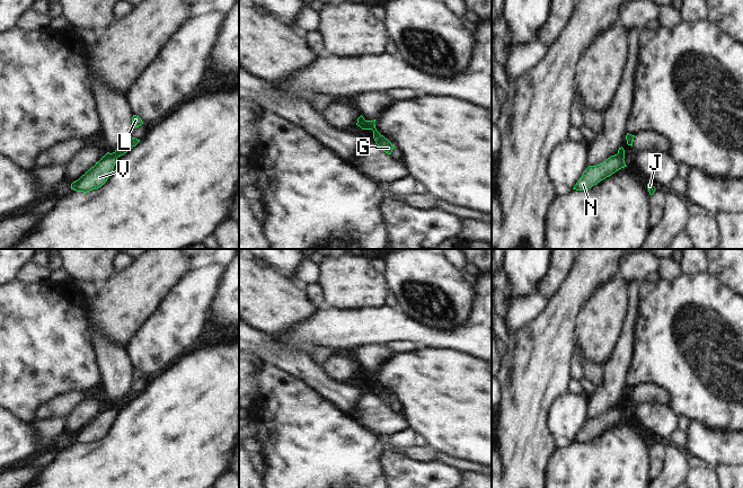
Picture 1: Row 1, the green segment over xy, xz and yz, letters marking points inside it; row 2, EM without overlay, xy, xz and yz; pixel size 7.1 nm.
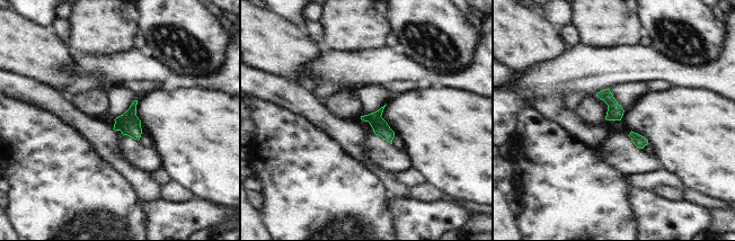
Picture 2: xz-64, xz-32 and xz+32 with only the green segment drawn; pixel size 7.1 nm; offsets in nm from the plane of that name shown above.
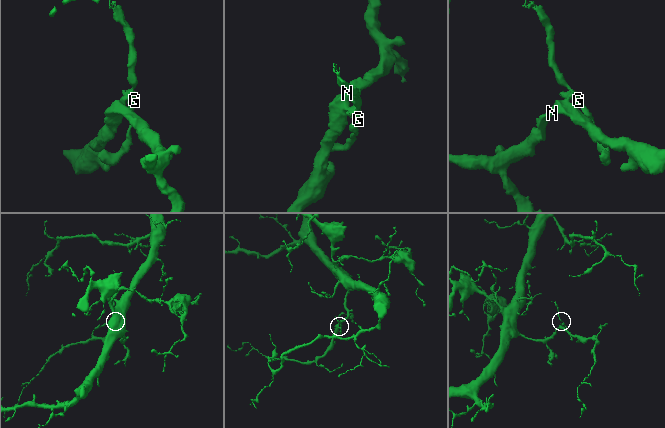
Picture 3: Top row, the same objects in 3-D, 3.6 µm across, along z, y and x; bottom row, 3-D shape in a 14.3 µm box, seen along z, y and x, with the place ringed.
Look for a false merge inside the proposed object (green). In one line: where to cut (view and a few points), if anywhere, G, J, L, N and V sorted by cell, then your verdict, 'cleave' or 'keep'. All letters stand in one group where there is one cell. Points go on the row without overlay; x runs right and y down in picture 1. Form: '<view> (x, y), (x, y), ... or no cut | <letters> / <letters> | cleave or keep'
xy (111, 406), (117, 409) | G L / J N V | cleave

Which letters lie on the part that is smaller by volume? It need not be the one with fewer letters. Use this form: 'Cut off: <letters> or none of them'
Cut off: G, L

